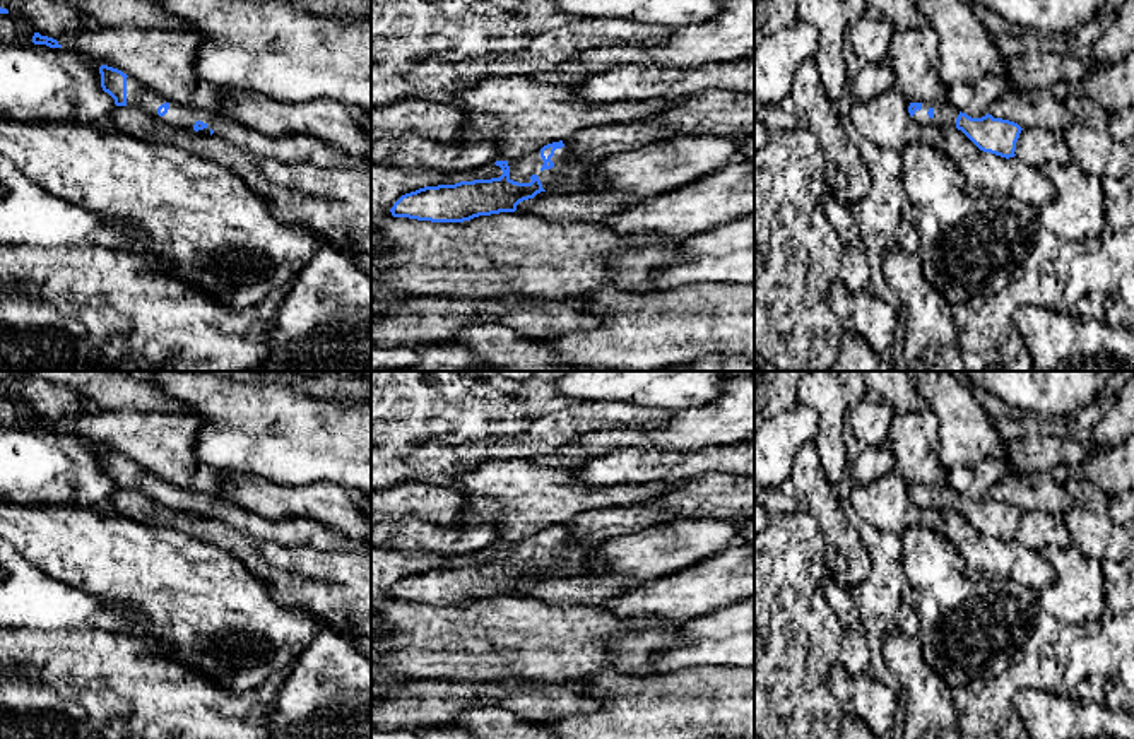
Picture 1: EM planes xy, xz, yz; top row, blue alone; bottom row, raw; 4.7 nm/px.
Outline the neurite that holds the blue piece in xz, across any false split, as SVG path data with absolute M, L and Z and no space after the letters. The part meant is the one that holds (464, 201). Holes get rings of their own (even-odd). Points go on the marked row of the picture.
M559 140L523 157L494 164L503 171L499 178L424 186L402 195L390 212L393 217L431 222L464 222L479 216L515 212L520 202L540 192L582 188L587 173L599 161L576 159Z

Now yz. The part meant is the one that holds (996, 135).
M913 101L908 106L908 113L918 125L956 127L983 152L1006 159L1016 156L1016 142L1023 128L1014 121L994 118L989 113L982 118L972 118L949 103Z

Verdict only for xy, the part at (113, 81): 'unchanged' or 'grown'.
grown

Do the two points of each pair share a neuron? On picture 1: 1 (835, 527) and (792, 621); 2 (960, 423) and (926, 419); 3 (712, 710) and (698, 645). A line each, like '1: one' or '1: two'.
1: two
2: two
3: two

